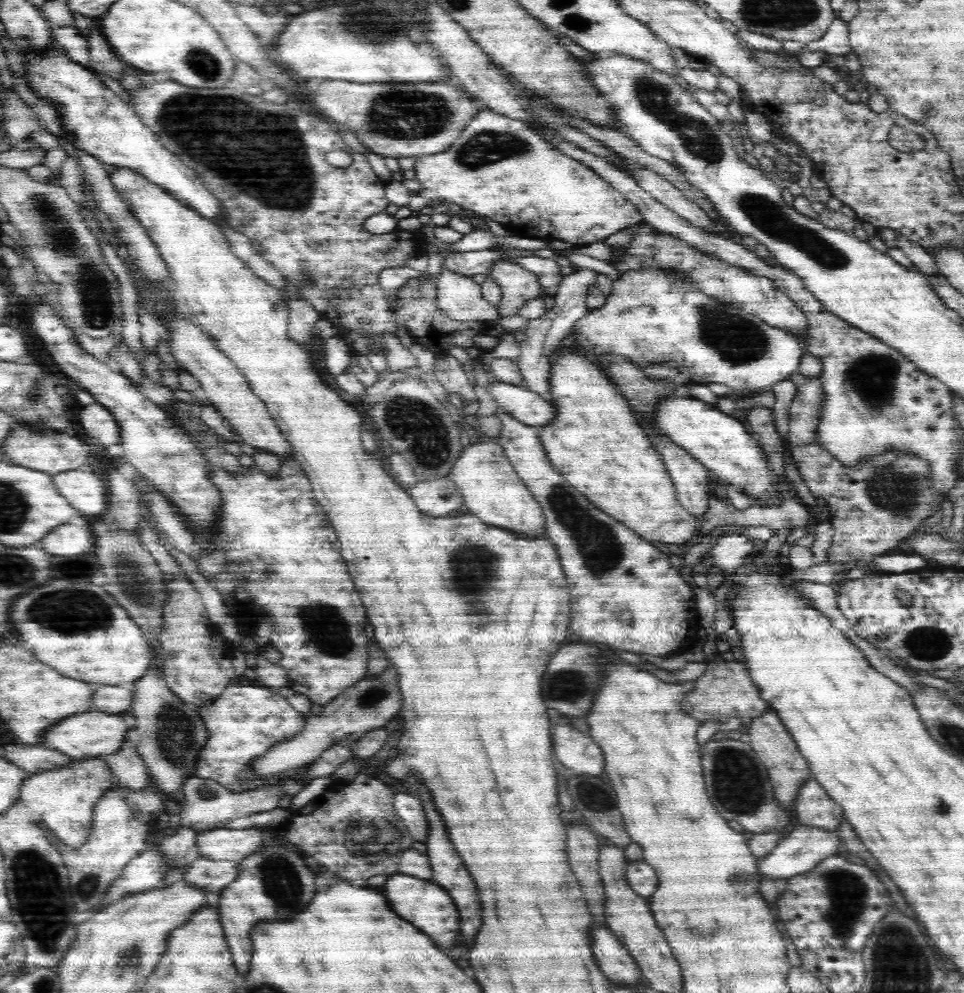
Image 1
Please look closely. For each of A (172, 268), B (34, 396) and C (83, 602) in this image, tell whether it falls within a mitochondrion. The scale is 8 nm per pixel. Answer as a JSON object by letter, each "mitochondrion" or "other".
{"A":"other","B":"mitochondrion","C":"mitochondrion"}

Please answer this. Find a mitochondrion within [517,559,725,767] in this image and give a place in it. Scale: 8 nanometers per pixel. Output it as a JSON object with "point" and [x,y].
{"point":[569,684]}

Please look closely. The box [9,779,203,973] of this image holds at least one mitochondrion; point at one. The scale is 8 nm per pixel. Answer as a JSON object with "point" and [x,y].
{"point":[87,886]}

